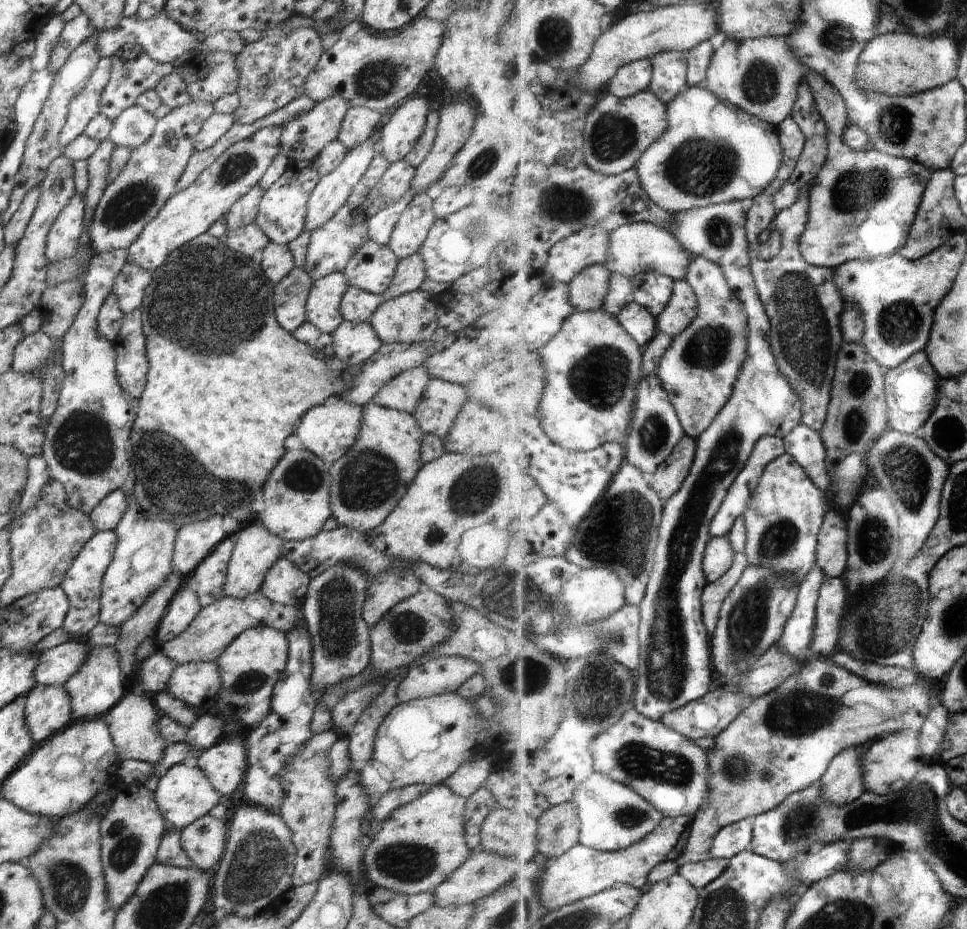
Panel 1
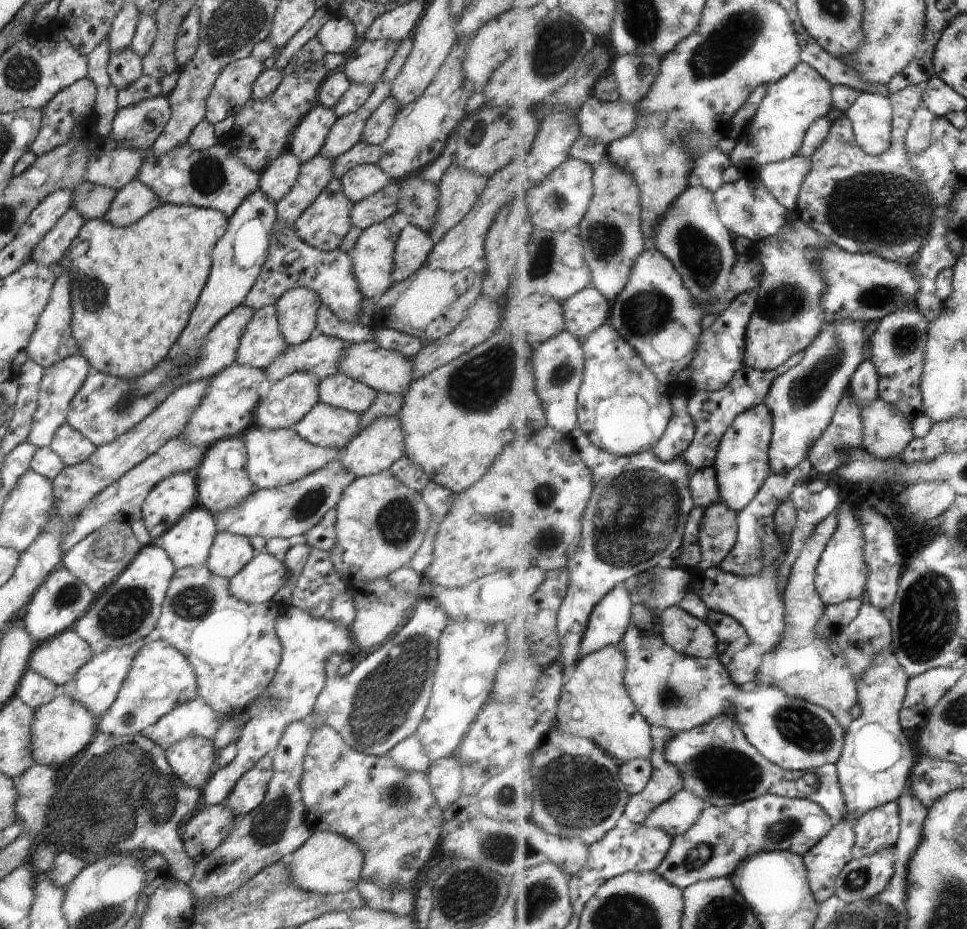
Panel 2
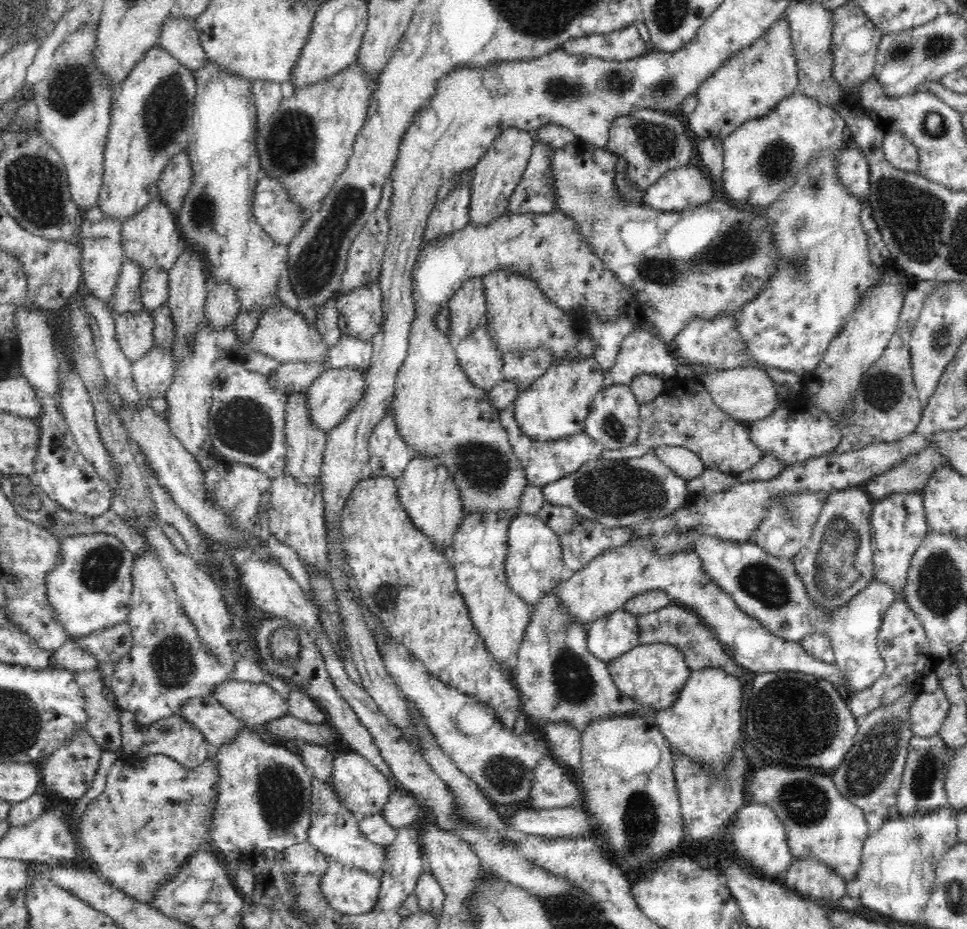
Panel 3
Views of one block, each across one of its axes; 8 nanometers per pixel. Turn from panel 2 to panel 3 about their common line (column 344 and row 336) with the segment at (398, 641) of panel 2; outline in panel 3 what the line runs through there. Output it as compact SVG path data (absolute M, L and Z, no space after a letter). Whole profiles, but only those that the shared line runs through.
M720 312L716 314L714 318L690 318L686 322L686 326L676 334L674 342L676 342L676 348L678 348L678 354L681 356L681 360L684 360L686 364L693 368L694 366L704 366L709 370L730 370L734 368L760 368L763 372L766 372L774 383L778 385L788 385L792 388L794 393L804 393L805 389L802 387L803 376L799 376L794 372L784 372L783 370L766 367L766 365L760 365L755 358L746 348L747 344L743 341L742 335L737 331L739 325L739 314L729 314L729 312Z

